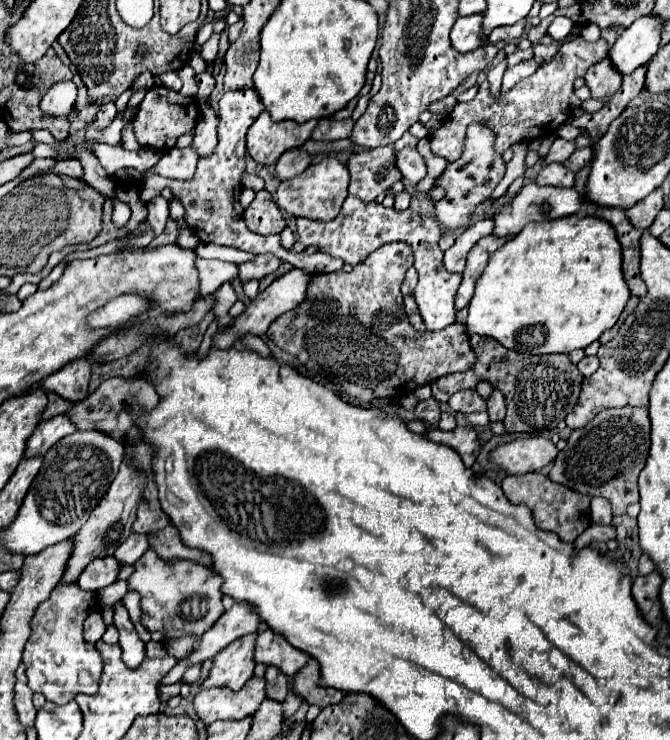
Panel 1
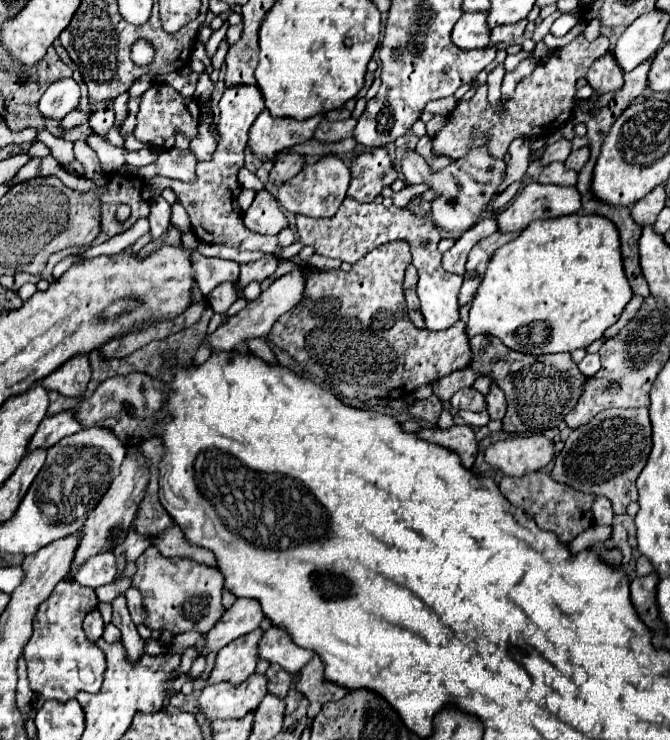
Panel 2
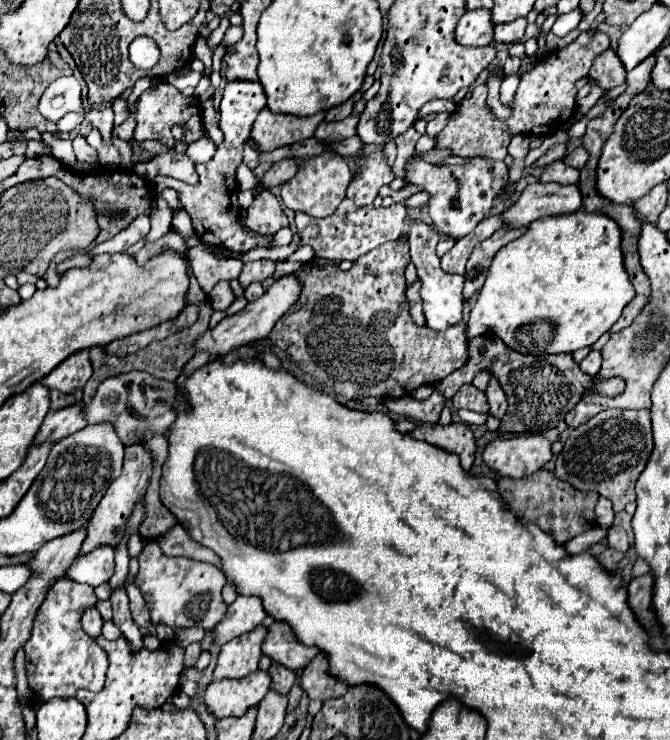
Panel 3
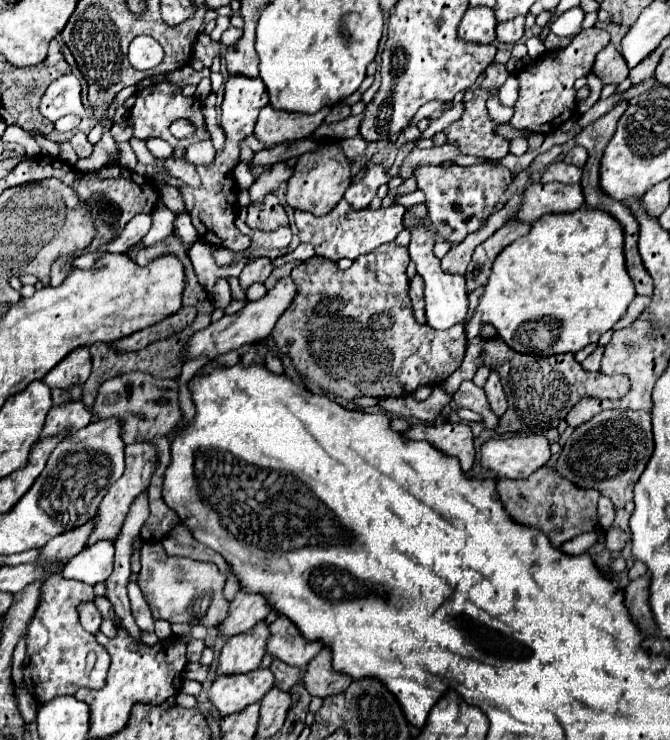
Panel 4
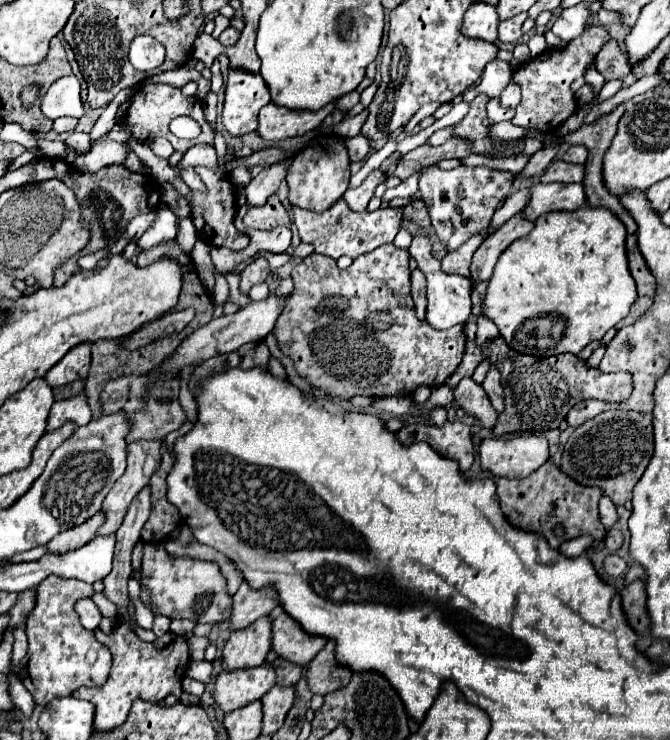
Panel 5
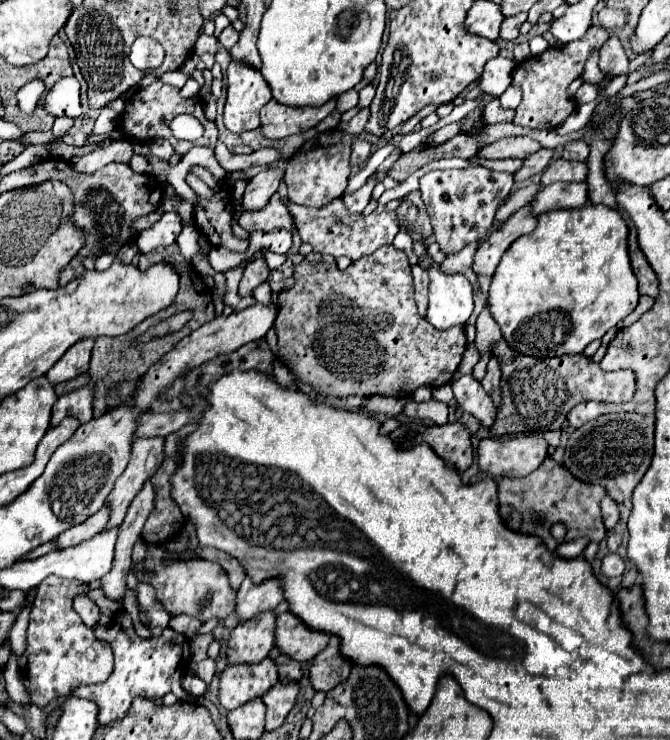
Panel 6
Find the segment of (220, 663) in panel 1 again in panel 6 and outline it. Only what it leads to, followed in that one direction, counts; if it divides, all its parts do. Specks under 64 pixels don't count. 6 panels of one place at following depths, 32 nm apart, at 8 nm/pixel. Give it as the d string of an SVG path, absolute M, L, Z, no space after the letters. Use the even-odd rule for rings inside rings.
M272 612L256 616L252 624L240 624L240 628L234 628L226 646L228 666L262 662L272 650L274 628L276 628L276 616L272 616Z

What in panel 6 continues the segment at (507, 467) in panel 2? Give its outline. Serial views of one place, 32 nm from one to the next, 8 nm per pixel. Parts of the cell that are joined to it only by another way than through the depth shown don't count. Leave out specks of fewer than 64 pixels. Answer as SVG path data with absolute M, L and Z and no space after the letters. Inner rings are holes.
M540 436L510 440L484 438L478 446L478 466L492 476L528 476L548 458L548 442Z

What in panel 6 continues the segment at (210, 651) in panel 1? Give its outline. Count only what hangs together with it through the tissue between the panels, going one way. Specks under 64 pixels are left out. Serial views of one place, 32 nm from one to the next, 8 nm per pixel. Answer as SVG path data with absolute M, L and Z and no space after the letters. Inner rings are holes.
M246 578L236 592L238 624L256 618L264 610L276 608L276 604L280 602L282 602L280 584L276 584L276 580L268 580L268 584L260 584L260 588L256 588L252 580Z

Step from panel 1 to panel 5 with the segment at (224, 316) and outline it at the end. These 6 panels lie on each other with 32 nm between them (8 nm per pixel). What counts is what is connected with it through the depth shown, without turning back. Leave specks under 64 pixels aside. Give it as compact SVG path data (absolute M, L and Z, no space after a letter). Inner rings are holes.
M222 274L216 276L216 286L212 290L212 298L220 306L224 306L228 302L228 282L226 282L226 278Z

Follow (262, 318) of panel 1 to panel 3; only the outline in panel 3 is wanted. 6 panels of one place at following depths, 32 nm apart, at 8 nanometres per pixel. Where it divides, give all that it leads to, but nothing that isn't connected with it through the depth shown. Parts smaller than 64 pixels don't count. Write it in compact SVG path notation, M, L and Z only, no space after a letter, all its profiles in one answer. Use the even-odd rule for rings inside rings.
M294 274L282 276L258 300L248 302L246 308L240 310L238 314L226 316L214 330L204 332L204 336L196 342L196 352L208 350L210 356L222 356L222 354L228 354L228 352L240 348L242 344L250 344L252 340L264 340L270 334L270 330L274 328L276 320L280 316L284 316L284 312L288 312L292 308L292 304L296 304L296 300L300 298L300 292L302 292L300 280Z

